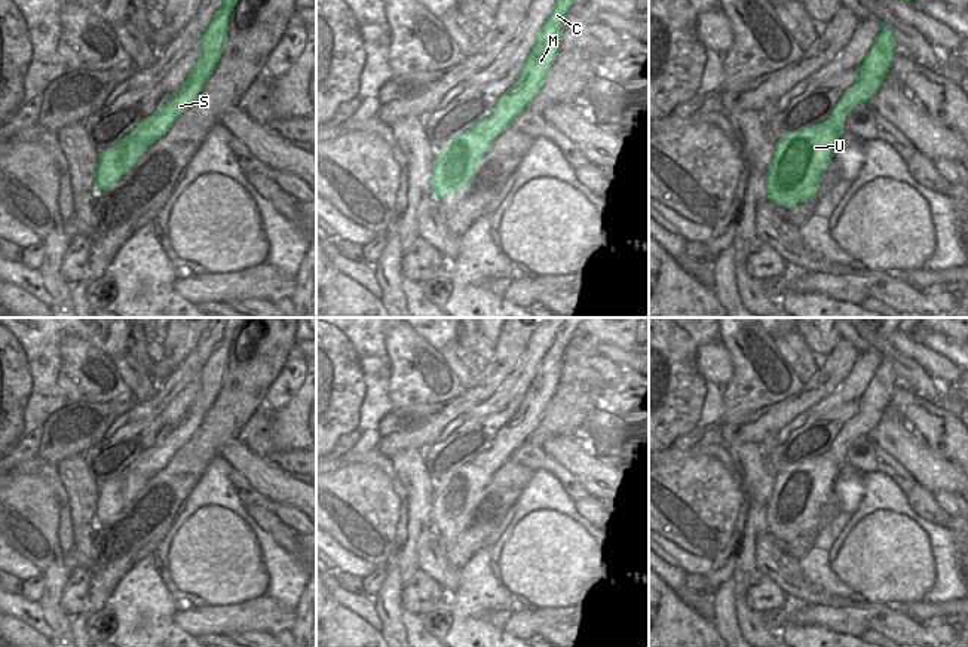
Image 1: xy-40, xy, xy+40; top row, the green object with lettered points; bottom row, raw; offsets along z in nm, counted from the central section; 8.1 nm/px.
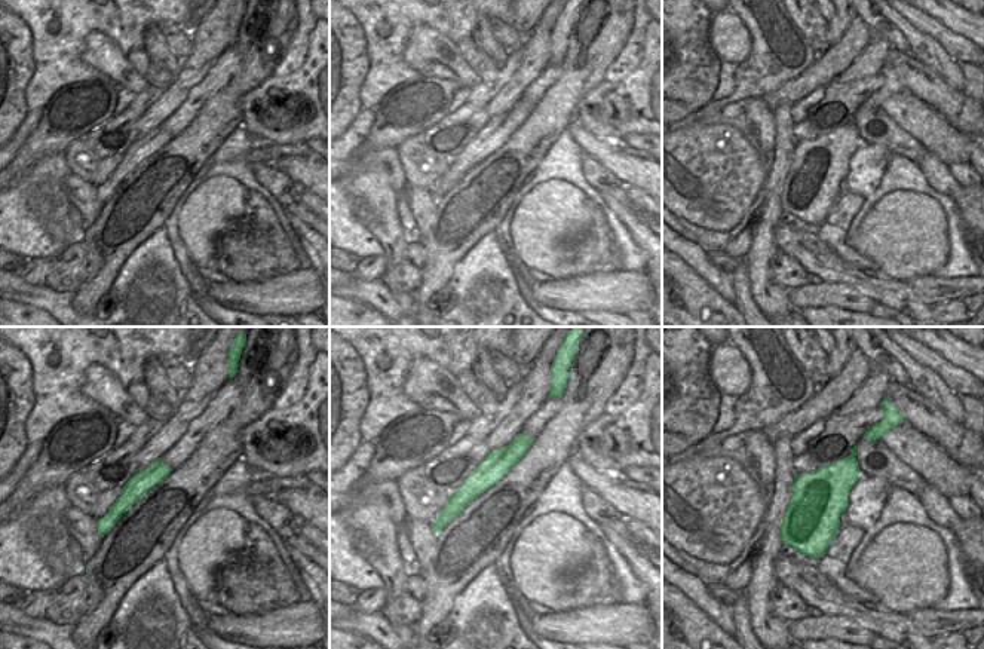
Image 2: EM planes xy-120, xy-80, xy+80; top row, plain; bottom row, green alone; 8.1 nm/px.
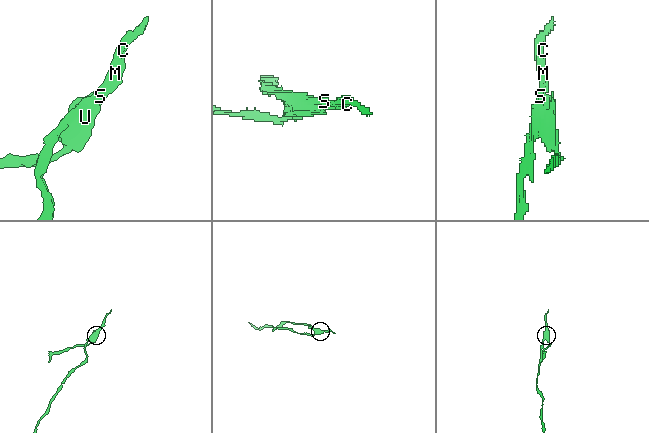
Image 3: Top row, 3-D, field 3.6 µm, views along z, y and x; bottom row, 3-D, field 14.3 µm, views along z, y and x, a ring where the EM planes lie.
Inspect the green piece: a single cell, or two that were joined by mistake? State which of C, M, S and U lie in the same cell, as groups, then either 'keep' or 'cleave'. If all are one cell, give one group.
C M S / U; cleave

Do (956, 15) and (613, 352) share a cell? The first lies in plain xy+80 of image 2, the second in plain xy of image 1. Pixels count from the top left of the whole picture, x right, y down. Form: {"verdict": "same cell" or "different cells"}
{"verdict": "same cell"}

